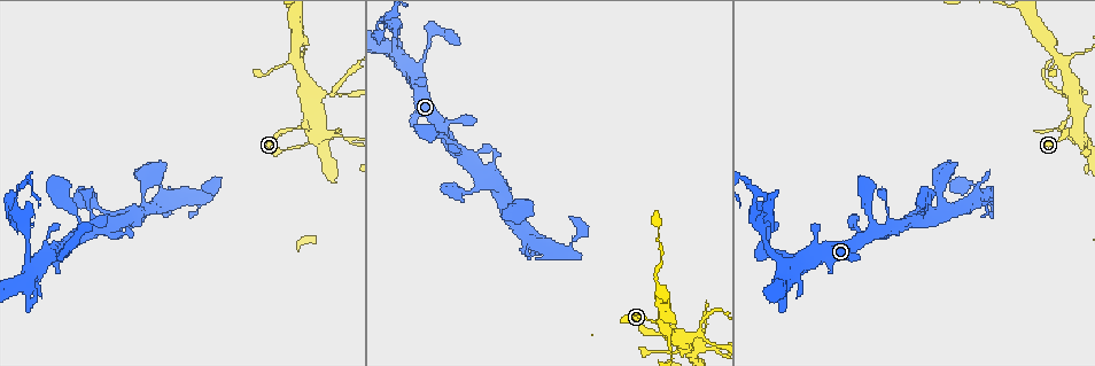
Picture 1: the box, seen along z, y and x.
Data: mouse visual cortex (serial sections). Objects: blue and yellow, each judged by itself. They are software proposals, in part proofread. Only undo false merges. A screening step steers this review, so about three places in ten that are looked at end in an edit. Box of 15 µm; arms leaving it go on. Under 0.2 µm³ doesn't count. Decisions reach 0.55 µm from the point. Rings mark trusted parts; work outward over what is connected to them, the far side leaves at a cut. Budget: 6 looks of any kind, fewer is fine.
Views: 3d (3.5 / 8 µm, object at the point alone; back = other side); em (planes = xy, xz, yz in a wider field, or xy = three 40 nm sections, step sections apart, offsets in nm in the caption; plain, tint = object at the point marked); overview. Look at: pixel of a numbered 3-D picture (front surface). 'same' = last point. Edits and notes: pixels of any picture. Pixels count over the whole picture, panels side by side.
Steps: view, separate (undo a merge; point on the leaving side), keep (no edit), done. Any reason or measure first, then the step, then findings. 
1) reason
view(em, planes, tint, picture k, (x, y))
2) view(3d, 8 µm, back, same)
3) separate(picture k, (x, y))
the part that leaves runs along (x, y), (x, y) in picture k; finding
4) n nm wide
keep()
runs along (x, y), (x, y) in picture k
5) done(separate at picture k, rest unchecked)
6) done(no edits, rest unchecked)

thick turns thin
view(3d, 3.5 µm, back, picture 1, (350, 138))

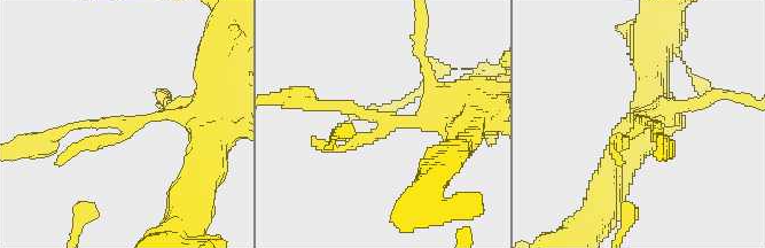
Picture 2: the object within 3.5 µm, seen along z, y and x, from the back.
view(em, xy, step 5, tint, picture 2, (390, 123))

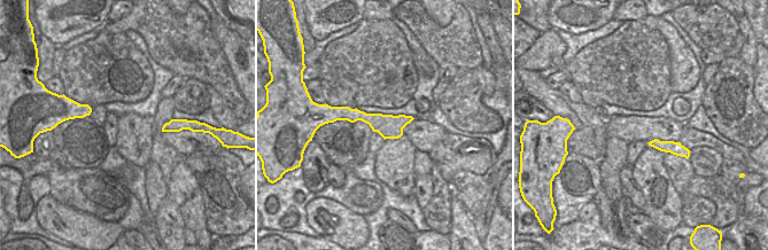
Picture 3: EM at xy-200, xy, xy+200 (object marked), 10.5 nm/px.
keep()
runs along (336, 115), (409, 118) in picture 3; one cell here

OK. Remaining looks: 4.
four or more arms meet
view(3d, 3.5 µm, back, picture 1, (324, 92))

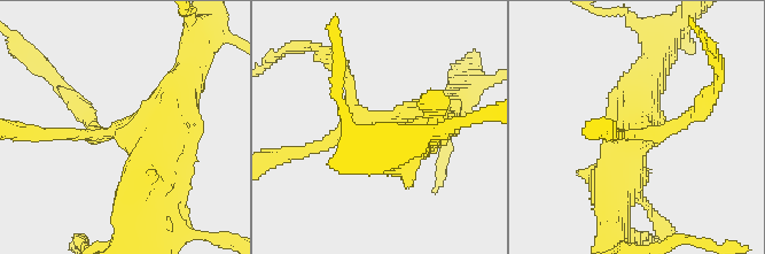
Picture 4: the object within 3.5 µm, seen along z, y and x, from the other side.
shape alone is not enough
view(em, planes, tint, picture 4, (122, 131))

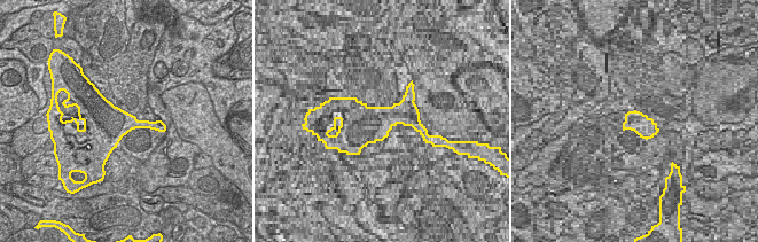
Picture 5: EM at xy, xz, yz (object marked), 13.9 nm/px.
cut it another way
view(em, xy, step 2, tint, same)

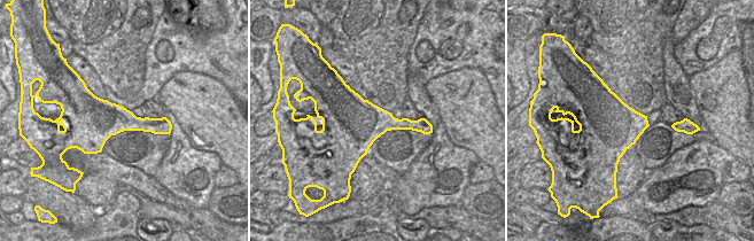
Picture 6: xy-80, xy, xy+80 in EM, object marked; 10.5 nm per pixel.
keep()
runs along (141, 202), (145, 128), (187, 71) in picture 4; all the same cell

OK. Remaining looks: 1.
done(no edits, rest unchecked)

